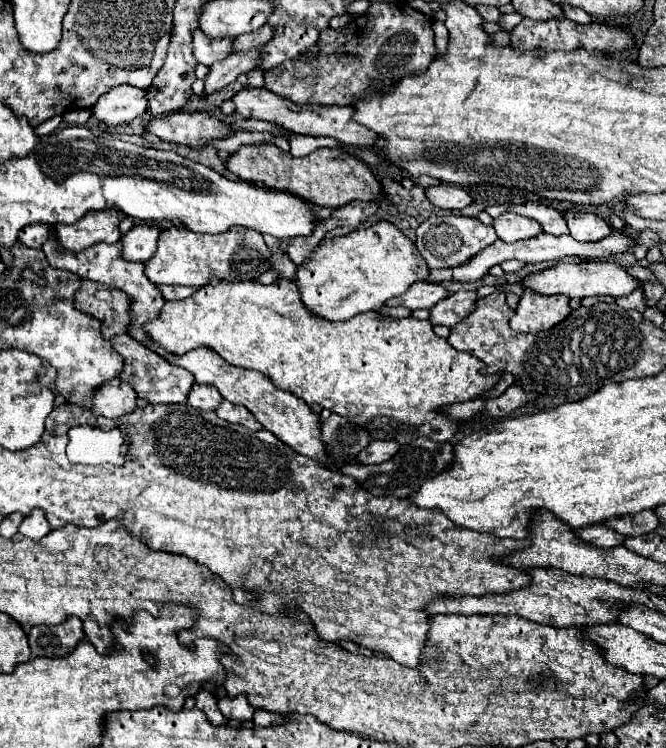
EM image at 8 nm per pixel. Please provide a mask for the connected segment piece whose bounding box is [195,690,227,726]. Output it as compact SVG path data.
M201 690L201 692L195 696L195 702L197 702L197 708L207 714L207 718L211 720L213 726L223 726L223 724L227 722L227 720L223 718L223 714L219 712L217 700L213 698L213 694L211 694L209 690Z

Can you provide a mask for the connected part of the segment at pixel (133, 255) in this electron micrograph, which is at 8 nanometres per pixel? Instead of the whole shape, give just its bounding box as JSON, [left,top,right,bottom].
[121,224,161,262]

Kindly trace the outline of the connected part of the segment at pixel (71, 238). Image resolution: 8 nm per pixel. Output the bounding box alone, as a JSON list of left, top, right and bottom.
[53,208,121,250]

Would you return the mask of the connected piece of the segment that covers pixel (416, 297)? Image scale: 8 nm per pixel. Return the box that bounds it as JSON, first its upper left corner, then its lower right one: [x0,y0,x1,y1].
[389,282,449,310]

